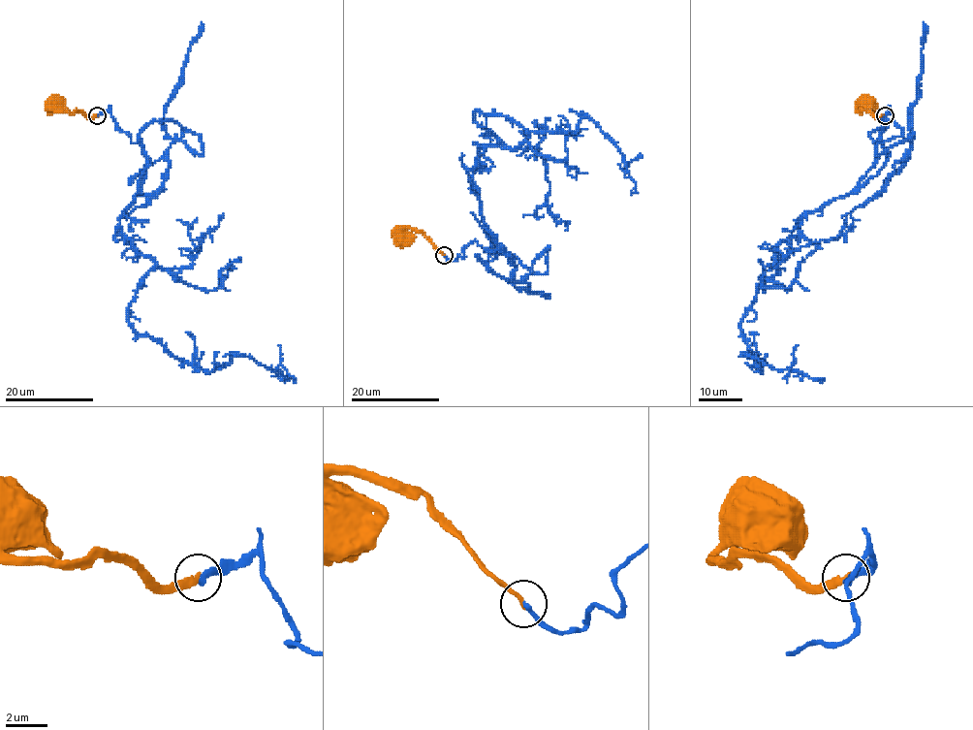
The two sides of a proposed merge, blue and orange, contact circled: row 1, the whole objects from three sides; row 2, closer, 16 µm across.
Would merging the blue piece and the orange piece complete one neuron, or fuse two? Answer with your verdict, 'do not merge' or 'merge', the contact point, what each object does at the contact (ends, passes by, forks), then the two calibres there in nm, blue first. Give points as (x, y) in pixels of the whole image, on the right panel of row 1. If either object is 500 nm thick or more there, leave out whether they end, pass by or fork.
merge | (885, 115) | blue ends | orange ends | 240/260 nm

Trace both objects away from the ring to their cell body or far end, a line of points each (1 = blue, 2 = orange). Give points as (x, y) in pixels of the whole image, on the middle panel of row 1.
1: (444, 255), (493, 249), (465, 168), (502, 144), (477, 111), (542, 132), (590, 117), (631, 191)
2: (444, 255), (423, 234), (402, 229), (402, 238)

